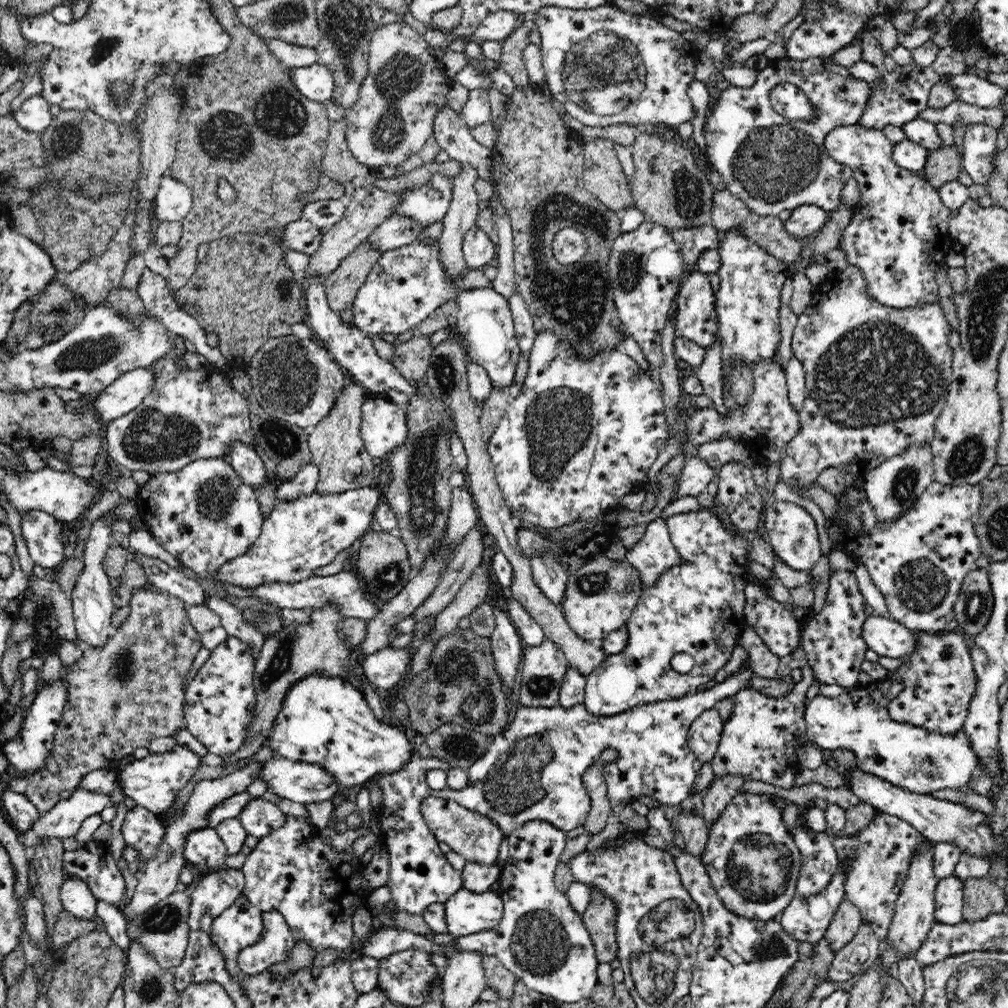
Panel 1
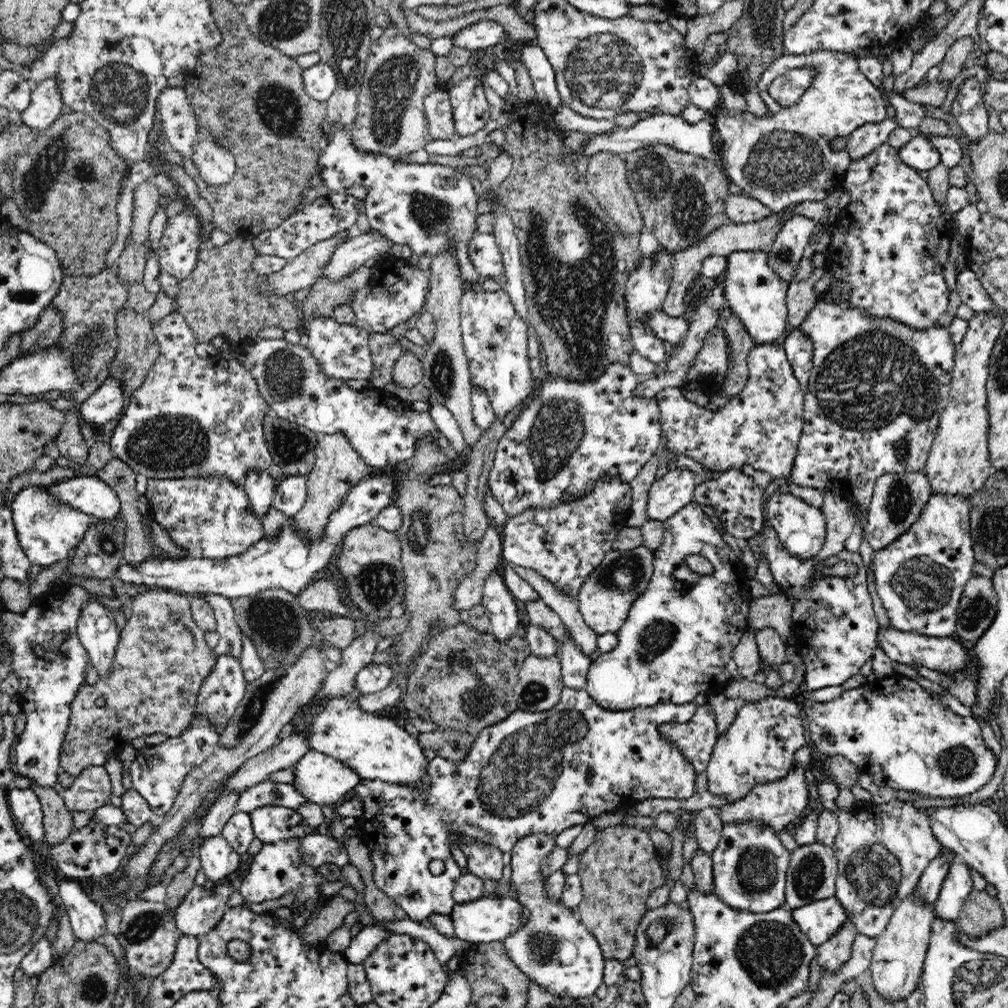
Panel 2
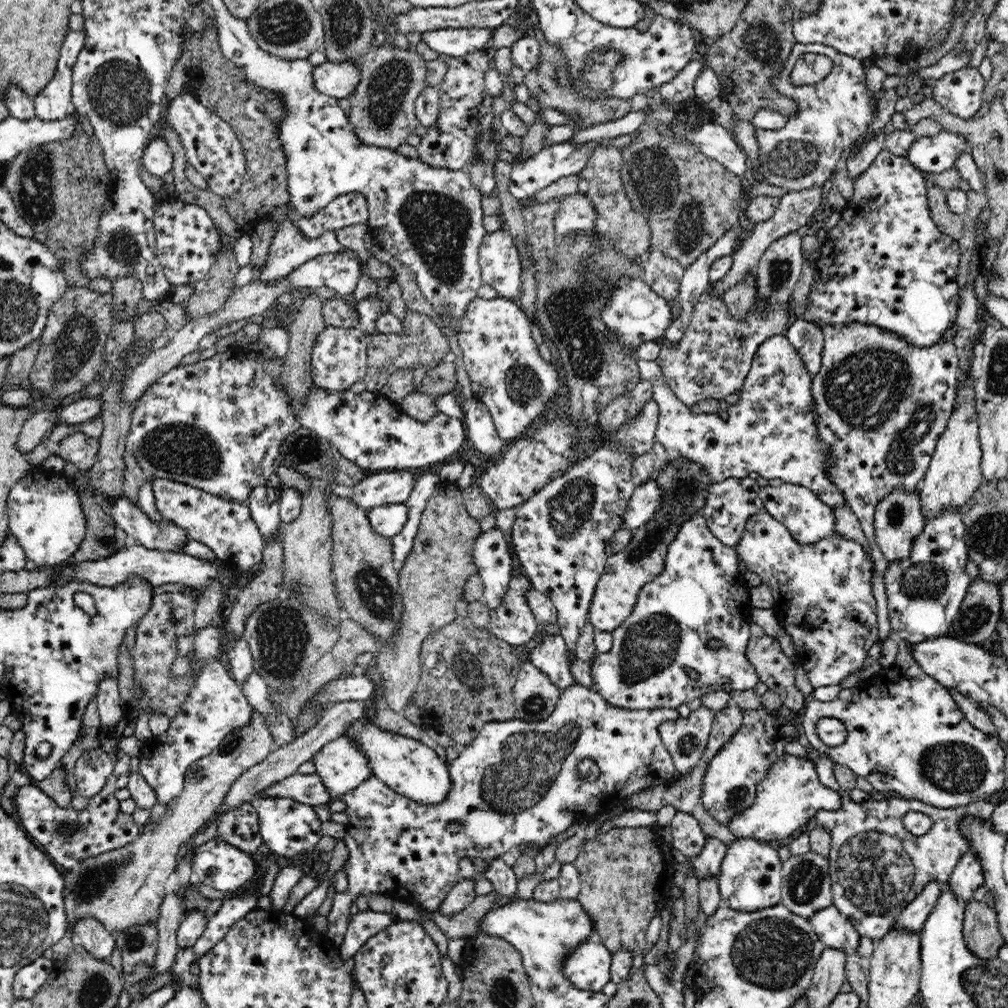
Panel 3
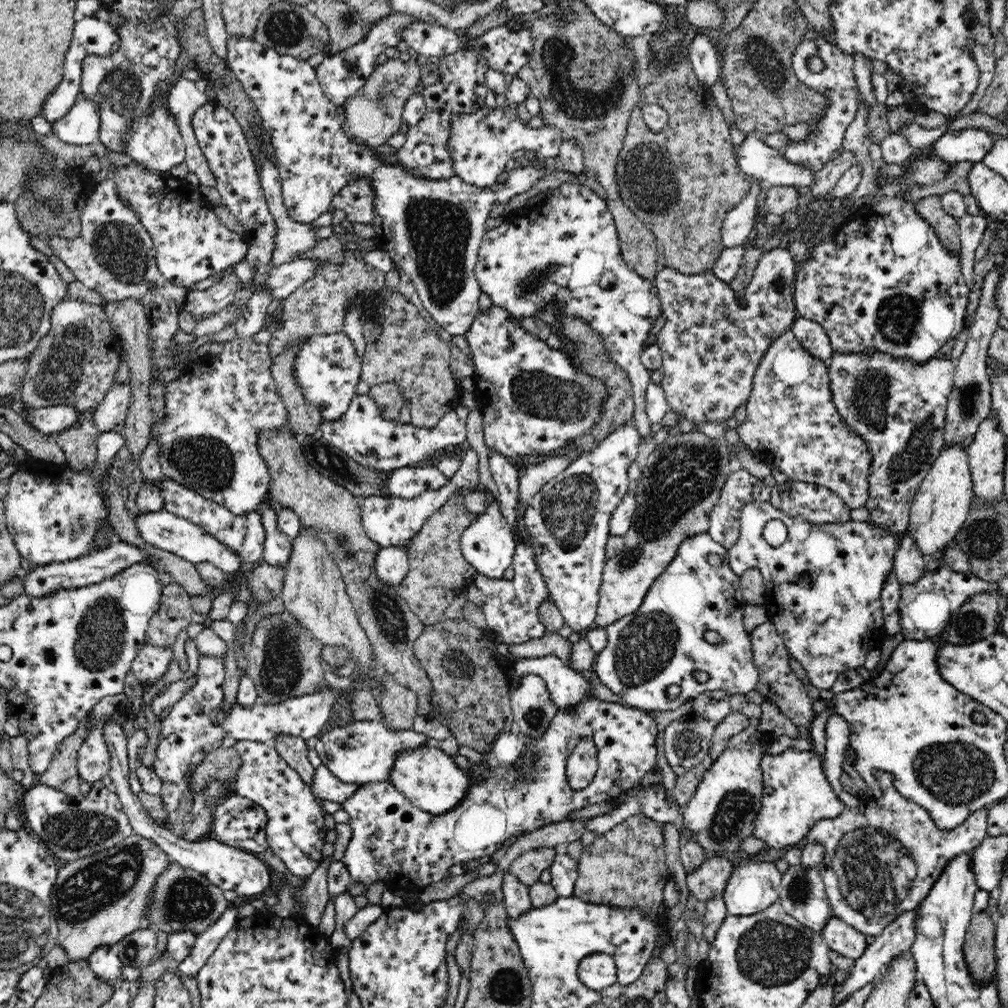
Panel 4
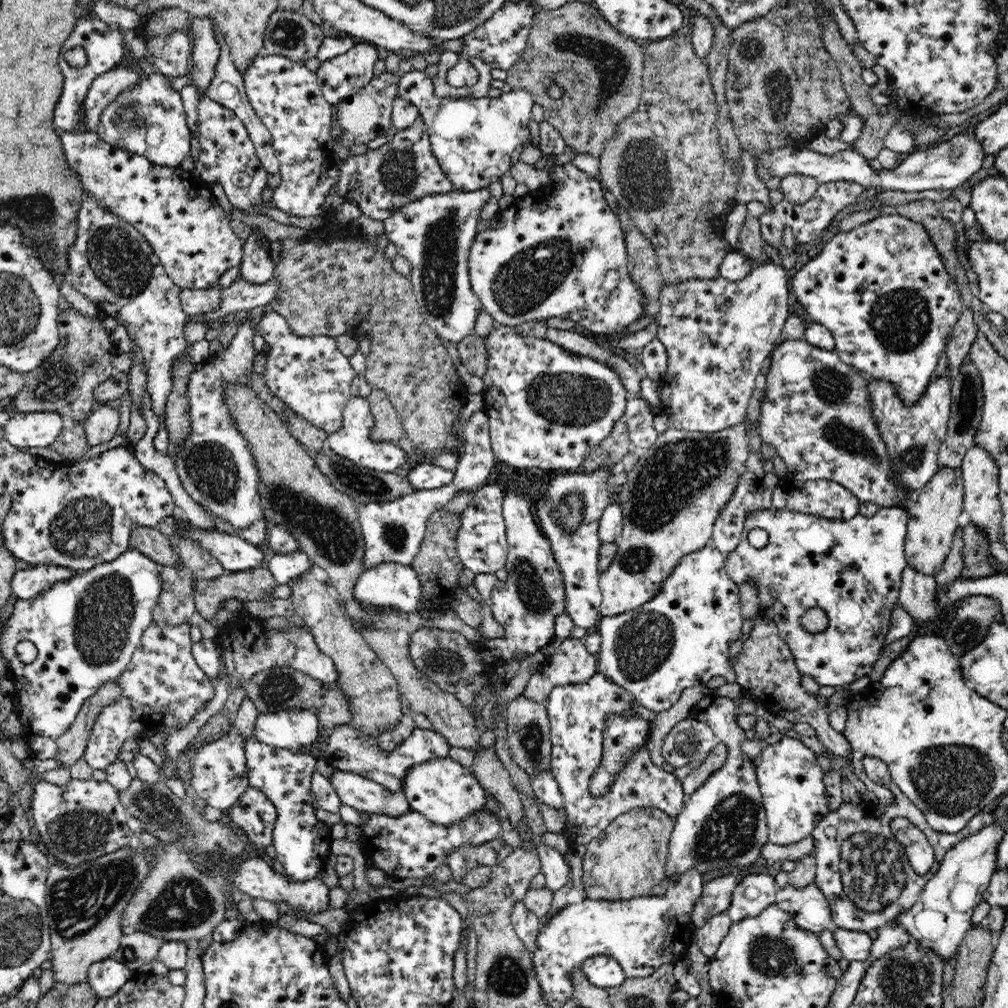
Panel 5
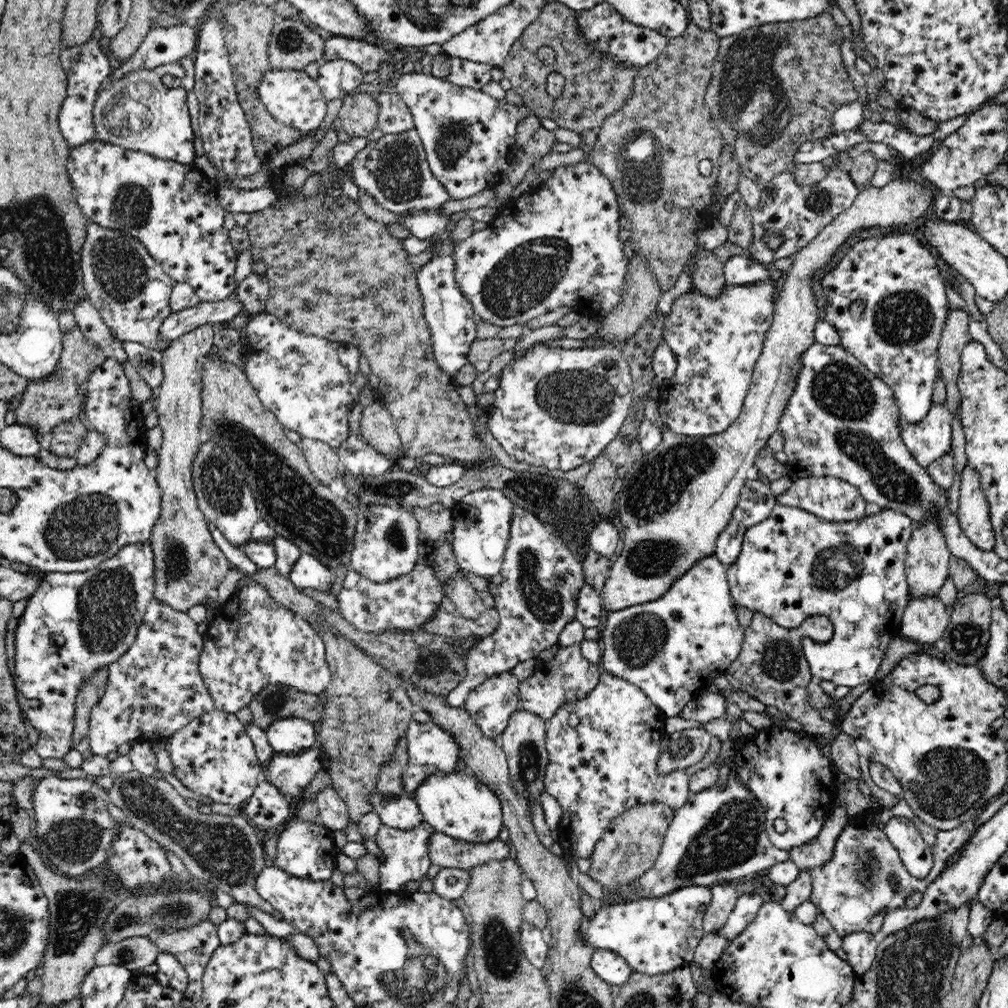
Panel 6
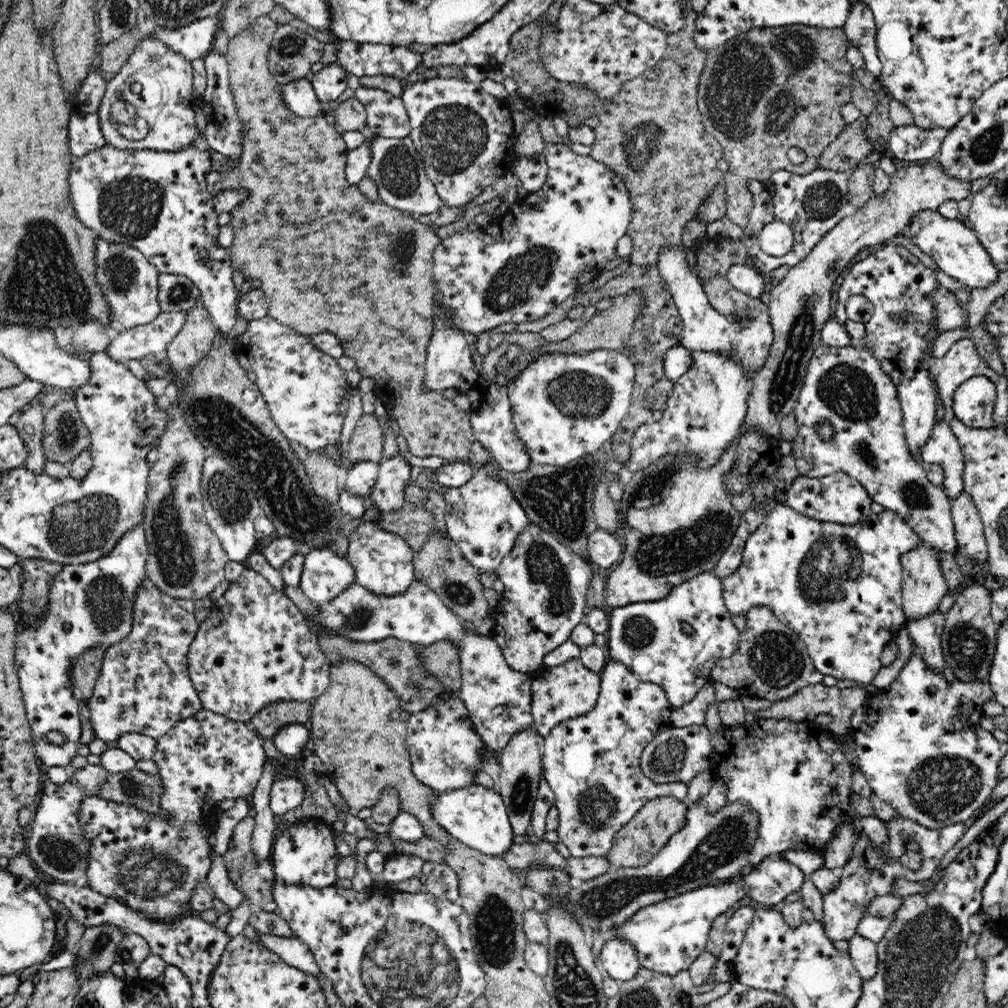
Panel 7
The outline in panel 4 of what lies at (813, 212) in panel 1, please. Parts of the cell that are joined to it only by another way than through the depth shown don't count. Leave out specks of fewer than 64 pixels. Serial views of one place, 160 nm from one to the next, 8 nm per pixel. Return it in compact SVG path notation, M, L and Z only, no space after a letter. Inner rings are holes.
M772 242L770 244L770 249L762 252L762 256L760 256L760 260L755 268L752 280L750 280L747 287L740 294L734 294L732 287L730 287L728 283L725 283L716 277L712 269L706 270L697 275L687 275L686 273L678 272L675 268L662 265L660 266L658 272L656 272L653 283L659 292L661 300L661 314L664 318L666 318L666 324L660 332L658 332L655 342L662 354L661 369L663 370L664 376L660 385L666 395L669 407L672 410L676 410L676 412L680 412L683 416L677 423L677 427L680 430L690 433L691 431L694 431L696 426L700 426L702 422L708 422L708 420L726 420L732 416L732 412L734 412L738 406L746 404L746 400L748 400L748 396L750 396L750 392L752 390L752 380L754 378L754 374L756 374L756 368L758 364L760 364L760 360L762 360L765 356L765 353L771 346L770 344L774 342L774 339L778 338L778 336L782 336L782 333L790 330L792 324L794 324L794 318L796 318L793 294L799 265L794 262L792 255L790 255L790 251L790 246L783 248L780 247L777 242Z

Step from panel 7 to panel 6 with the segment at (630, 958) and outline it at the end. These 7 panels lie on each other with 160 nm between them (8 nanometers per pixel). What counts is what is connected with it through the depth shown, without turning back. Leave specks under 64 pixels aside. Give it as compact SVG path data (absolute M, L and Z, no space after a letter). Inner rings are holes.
M595 950L590 960L590 967L600 980L614 986L623 985L633 973L622 956L609 950Z

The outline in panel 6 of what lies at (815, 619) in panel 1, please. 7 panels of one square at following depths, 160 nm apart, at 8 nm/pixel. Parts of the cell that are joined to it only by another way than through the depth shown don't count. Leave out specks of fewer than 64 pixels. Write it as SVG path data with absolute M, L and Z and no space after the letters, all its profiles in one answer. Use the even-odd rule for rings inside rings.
M777 504L772 509L770 516L766 517L762 522L754 524L754 526L750 526L750 528L746 530L741 544L741 553L734 560L733 564L727 567L726 575L728 583L730 583L732 601L734 601L734 604L737 606L745 606L746 609L750 609L752 612L764 614L775 624L787 630L798 628L798 626L810 616L824 614L824 616L830 619L832 625L834 625L834 635L826 642L817 642L810 639L810 637L804 637L800 642L813 678L819 681L834 683L836 687L847 686L850 687L850 689L862 684L873 683L890 640L902 637L901 625L904 610L906 609L906 602L909 600L909 585L907 577L905 576L905 559L908 540L910 540L913 528L914 522L909 516L890 509L882 509L878 514L865 514L862 518L848 520L848 522L834 522L819 519L818 516L796 507Z

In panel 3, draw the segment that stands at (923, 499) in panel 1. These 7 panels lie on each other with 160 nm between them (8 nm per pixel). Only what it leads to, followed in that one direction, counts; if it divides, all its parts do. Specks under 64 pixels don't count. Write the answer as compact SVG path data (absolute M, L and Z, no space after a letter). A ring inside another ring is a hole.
M952 506L952 508L936 514L934 518L926 520L922 532L912 542L910 555L900 561L890 561L882 574L884 585L886 585L886 595L888 595L887 603L892 635L896 636L898 640L908 643L924 642L924 640L948 636L968 588L974 582L965 573L964 563L968 559L965 524L961 519L960 506Z

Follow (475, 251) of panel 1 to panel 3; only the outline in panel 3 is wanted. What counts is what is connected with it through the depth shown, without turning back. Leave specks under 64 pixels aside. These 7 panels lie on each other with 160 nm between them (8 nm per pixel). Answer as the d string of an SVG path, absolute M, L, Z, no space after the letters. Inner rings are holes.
M498 229L487 234L478 250L483 282L495 288L502 298L520 296L522 264L514 240Z

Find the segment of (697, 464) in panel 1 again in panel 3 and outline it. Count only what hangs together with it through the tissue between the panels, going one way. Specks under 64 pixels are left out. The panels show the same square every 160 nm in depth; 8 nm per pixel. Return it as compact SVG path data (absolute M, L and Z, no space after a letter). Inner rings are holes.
M647 480L637 486L622 515L621 528L635 530L650 522L661 509L662 503L663 490L655 480Z

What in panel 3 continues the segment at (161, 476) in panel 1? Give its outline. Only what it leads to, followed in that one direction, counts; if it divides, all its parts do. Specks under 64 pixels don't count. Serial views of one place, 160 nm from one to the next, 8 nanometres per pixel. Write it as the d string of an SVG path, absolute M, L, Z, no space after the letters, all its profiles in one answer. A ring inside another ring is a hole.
M154 478L151 487L163 518L184 529L188 540L196 540L210 548L220 562L238 570L253 571L257 563L262 561L265 540L251 517L247 501L234 502L201 488L168 479Z

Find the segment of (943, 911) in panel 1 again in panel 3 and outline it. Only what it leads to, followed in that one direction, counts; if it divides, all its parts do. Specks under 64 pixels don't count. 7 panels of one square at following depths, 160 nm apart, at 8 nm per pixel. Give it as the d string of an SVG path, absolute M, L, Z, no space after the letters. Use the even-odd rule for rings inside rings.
M967 852L959 861L952 874L945 883L947 887L954 893L954 897L960 901L970 901L979 886L984 885L984 875L982 875L982 867L980 861L976 857L976 853Z

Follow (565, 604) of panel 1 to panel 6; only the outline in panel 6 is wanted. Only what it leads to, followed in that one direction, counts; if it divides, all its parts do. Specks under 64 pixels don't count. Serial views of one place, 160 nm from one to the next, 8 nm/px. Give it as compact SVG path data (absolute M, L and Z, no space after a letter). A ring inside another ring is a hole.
M896 179L886 186L874 184L862 188L855 202L834 217L816 238L813 238L804 248L793 255L793 262L780 282L778 300L774 305L774 322L764 339L762 354L754 365L749 391L747 392L744 408L740 416L724 432L712 435L686 436L678 434L664 422L659 422L662 440L652 452L643 453L640 460L634 462L623 476L623 486L618 492L618 514L624 526L624 548L616 562L612 563L609 576L601 591L604 610L616 612L637 604L646 604L662 597L670 586L680 579L686 571L697 564L704 556L715 554L716 539L728 524L746 482L748 468L755 465L758 450L764 448L766 440L778 428L778 420L782 410L794 392L796 376L800 372L798 359L811 345L814 344L814 328L818 322L818 304L814 296L812 282L824 270L826 264L838 254L838 248L854 234L854 230L866 228L894 228L900 224L910 224L921 217L929 208L933 195L939 192L934 186L922 186L920 182Z

